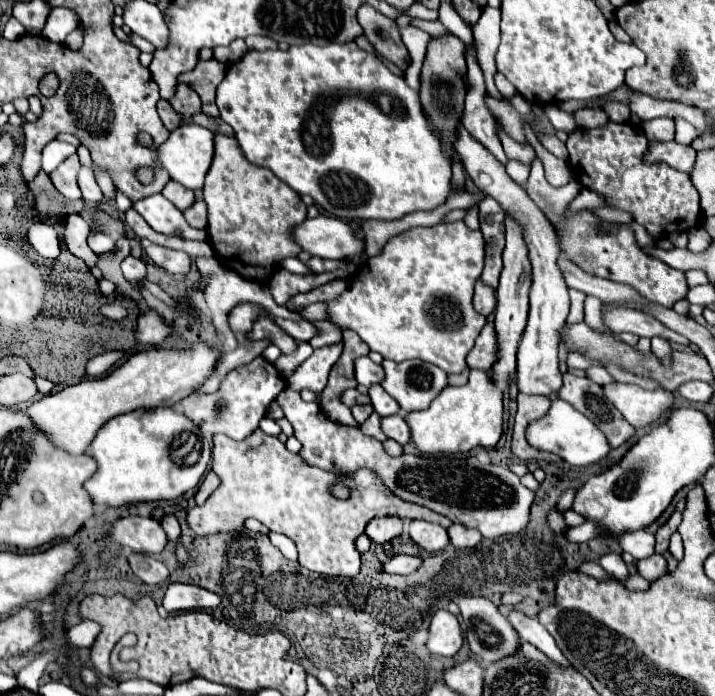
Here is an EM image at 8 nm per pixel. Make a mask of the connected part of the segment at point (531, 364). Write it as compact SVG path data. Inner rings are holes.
M462 126L458 128L456 152L464 164L464 170L474 180L476 188L492 196L504 208L504 212L508 212L512 218L516 218L524 226L524 240L528 244L530 262L532 262L532 288L530 288L528 324L526 324L526 330L522 334L518 354L516 354L516 386L522 394L550 396L558 392L562 386L562 374L558 370L558 344L560 344L558 334L568 318L568 306L570 306L568 286L556 264L560 256L556 232L550 226L550 222L544 218L540 208L528 198L526 190L520 188L506 174L504 166L484 146L480 146Z

